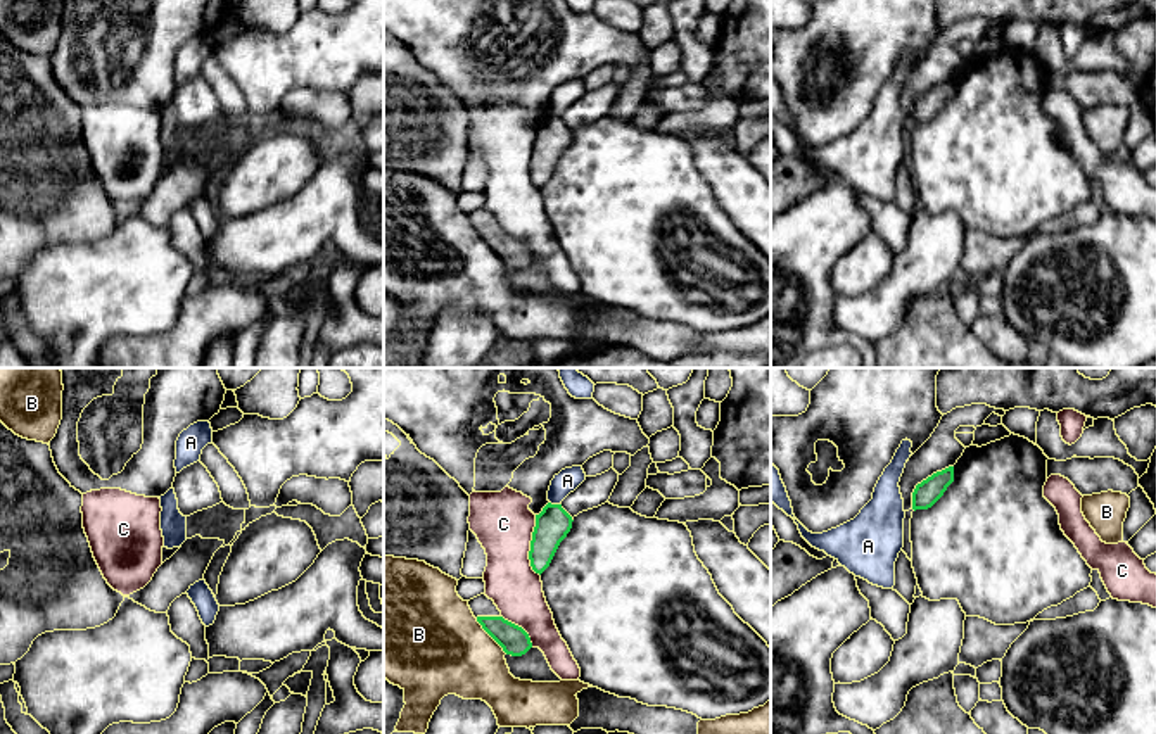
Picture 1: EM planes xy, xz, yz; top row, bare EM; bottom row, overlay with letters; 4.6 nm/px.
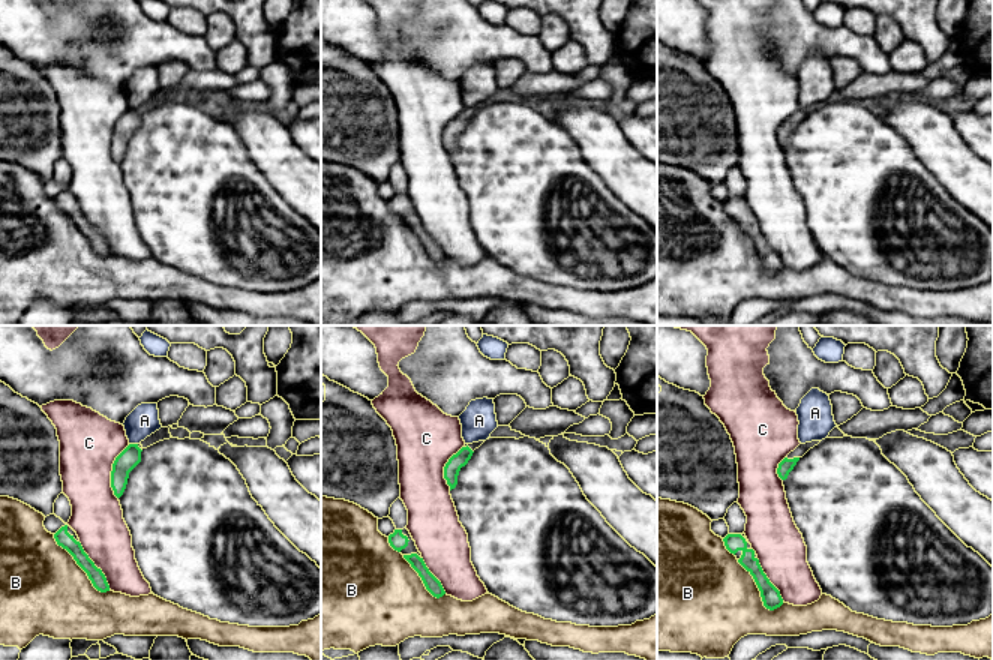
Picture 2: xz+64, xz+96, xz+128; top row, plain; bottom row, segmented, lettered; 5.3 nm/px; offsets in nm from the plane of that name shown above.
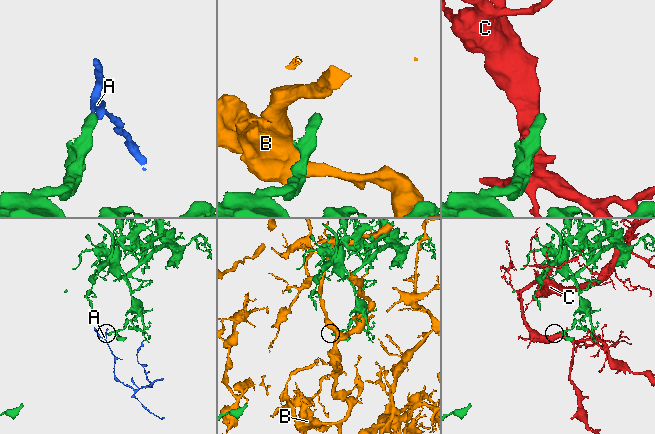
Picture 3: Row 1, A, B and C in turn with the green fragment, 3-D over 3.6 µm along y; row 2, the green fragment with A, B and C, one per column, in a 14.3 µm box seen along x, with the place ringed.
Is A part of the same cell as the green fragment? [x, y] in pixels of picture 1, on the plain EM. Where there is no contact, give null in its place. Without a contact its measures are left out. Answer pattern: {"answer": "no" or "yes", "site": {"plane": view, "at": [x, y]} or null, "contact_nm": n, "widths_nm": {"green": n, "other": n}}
{"answer": "no", "site": {"plane": "xz", "at": [555, 118]}, "contact_nm": 50, "widths_nm": {"green": 160, "other": 110}}

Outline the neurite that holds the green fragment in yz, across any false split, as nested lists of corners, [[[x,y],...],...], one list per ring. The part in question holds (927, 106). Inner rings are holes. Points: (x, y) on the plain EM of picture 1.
[[[954,79],[933,86],[926,93],[916,98],[912,105],[912,123],[931,121],[954,95]]]

